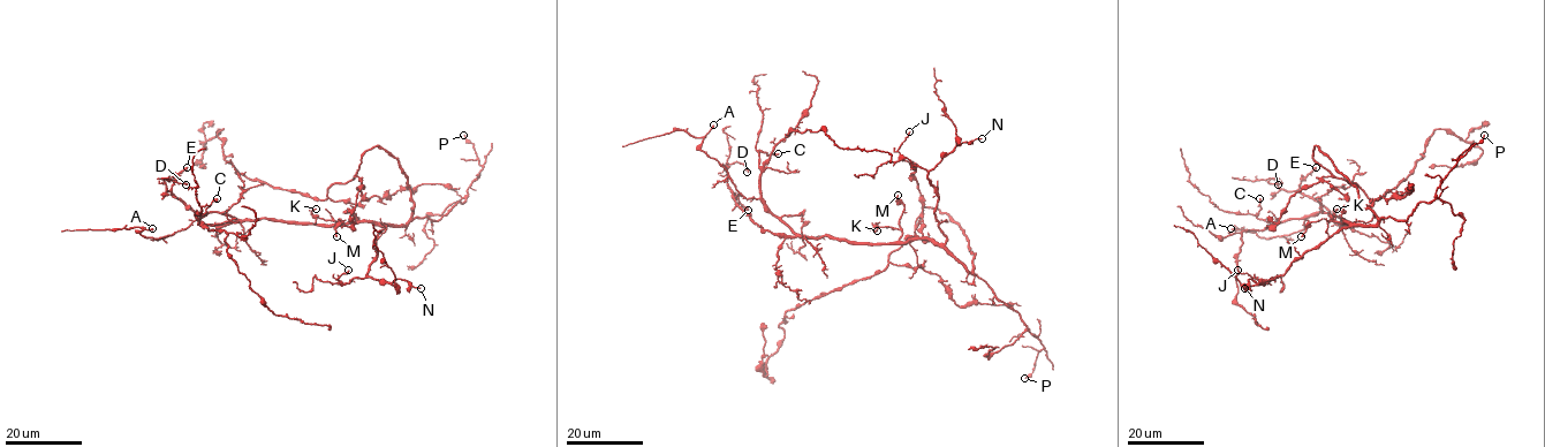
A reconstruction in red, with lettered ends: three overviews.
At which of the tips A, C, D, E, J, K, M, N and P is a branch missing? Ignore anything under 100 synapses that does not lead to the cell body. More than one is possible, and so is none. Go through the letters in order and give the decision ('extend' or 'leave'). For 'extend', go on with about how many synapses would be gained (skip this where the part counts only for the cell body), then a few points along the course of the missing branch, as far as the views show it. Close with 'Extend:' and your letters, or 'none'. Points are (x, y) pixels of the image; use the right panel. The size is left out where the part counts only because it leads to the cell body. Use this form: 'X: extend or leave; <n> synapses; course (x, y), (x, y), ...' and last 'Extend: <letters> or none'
A: leave
C: leave
D: leave
E: leave
J: leave
K: leave
M: leave
N: leave
P: leave
Extend: none

